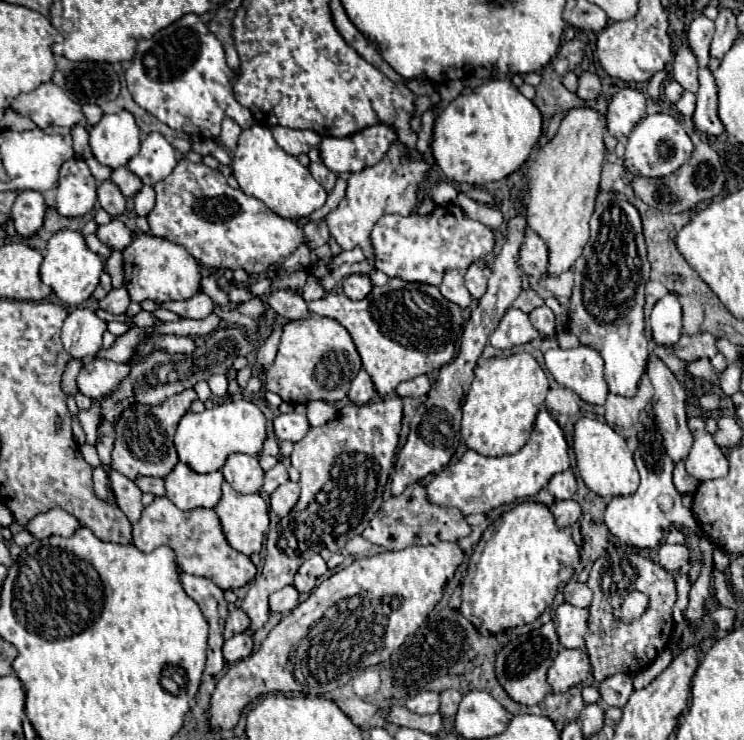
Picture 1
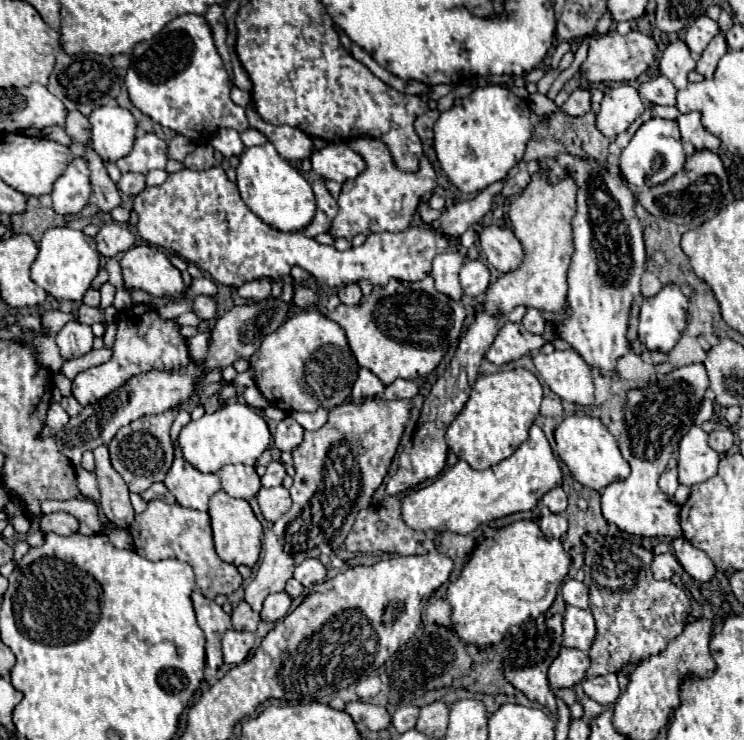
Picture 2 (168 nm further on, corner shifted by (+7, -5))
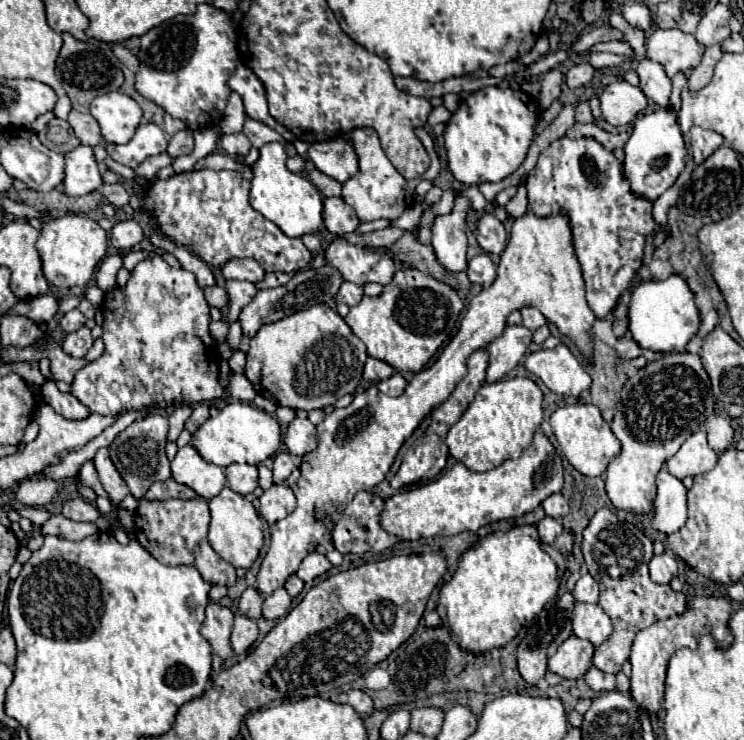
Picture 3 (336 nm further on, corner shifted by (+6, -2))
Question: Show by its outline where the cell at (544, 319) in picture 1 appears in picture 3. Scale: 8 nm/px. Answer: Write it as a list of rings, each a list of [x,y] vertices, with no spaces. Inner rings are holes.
[[[523,307],[523,309],[521,309],[521,315],[523,315],[523,325],[525,325],[527,329],[531,329],[531,331],[535,331],[535,329],[539,329],[541,325],[547,323],[547,319],[543,317],[543,313],[537,311],[537,309],[533,309],[533,307]]]

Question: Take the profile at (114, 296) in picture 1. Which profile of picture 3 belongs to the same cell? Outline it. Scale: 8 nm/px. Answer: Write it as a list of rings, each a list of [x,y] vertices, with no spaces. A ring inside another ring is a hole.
[[[73,309],[73,311],[69,311],[69,313],[63,315],[63,319],[59,321],[59,325],[61,325],[63,333],[73,333],[79,327],[85,325],[85,317],[83,317],[83,313],[79,309]]]

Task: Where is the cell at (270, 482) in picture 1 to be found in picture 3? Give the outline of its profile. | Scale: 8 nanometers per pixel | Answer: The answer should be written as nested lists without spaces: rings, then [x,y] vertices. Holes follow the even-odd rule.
[[[279,453],[273,457],[273,481],[275,483],[285,483],[289,475],[293,473],[295,465],[289,453]]]

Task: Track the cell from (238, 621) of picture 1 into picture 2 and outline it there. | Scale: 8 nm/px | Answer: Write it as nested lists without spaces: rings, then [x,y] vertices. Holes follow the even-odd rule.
[[[242,600],[234,610],[232,610],[232,628],[234,630],[244,630],[244,632],[256,632],[260,616],[248,608],[248,604]]]

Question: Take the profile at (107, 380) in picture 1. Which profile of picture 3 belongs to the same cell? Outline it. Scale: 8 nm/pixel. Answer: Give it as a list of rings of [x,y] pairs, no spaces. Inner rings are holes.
[[[159,255],[151,257],[151,259],[145,259],[141,263],[135,265],[135,269],[131,271],[131,277],[127,281],[125,287],[115,287],[111,289],[109,293],[105,293],[105,301],[103,301],[103,341],[105,341],[105,353],[87,363],[83,369],[77,371],[73,383],[71,383],[71,395],[77,397],[91,413],[99,413],[99,415],[121,415],[125,411],[139,411],[139,409],[169,409],[173,405],[191,405],[191,403],[203,403],[203,401],[213,401],[213,399],[219,399],[225,389],[223,385],[219,383],[219,363],[221,363],[221,357],[219,357],[219,351],[217,351],[217,343],[213,339],[213,335],[209,333],[209,325],[211,325],[211,315],[209,315],[209,303],[203,295],[203,289],[197,285],[195,281],[195,275],[185,271],[185,269],[175,269],[175,267],[169,267]]]

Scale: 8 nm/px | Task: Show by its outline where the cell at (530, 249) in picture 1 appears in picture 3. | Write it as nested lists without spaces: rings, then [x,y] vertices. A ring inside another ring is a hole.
[[[485,213],[479,219],[475,237],[477,237],[477,243],[481,245],[481,249],[487,253],[493,253],[493,255],[501,255],[507,245],[507,231],[493,213]]]

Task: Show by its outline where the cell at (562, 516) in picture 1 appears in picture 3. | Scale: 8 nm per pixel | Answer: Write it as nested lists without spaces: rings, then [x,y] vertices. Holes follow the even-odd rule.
[[[545,517],[543,521],[537,523],[537,531],[539,531],[539,539],[541,539],[543,543],[553,545],[555,537],[563,533],[563,525],[561,525],[557,519],[553,519],[553,517]]]

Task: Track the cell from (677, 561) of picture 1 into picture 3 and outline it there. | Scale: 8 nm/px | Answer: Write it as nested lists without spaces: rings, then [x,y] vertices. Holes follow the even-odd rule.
[[[663,553],[663,555],[655,555],[651,561],[649,561],[649,575],[651,575],[651,581],[655,583],[671,583],[673,577],[679,575],[679,561],[675,555],[671,553]]]

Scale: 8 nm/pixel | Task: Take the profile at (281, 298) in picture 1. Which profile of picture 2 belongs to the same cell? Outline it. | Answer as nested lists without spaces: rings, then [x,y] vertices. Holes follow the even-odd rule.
[[[252,280],[252,282],[236,288],[236,292],[246,300],[262,302],[262,300],[268,300],[272,296],[272,286],[270,286],[270,280]]]

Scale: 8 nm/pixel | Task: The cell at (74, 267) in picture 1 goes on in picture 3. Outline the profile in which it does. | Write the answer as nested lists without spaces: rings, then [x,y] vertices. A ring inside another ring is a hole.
[[[63,215],[43,225],[37,239],[43,261],[43,275],[55,287],[85,287],[95,273],[97,263],[107,253],[107,233],[97,221],[85,215]]]

